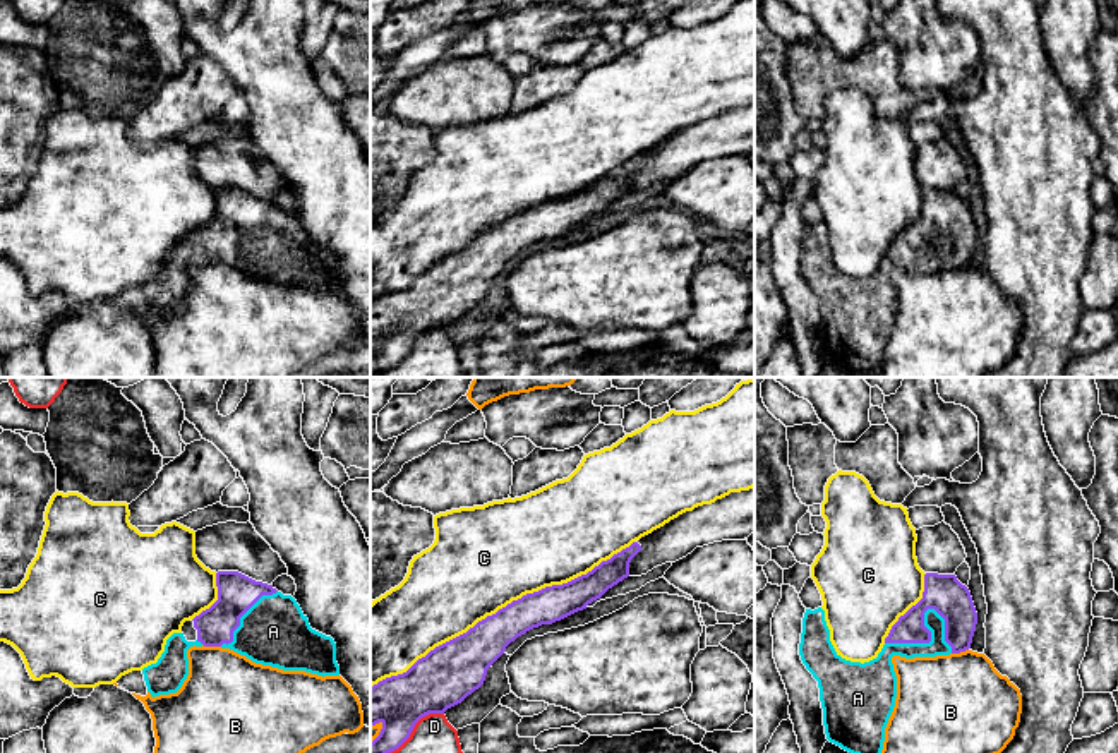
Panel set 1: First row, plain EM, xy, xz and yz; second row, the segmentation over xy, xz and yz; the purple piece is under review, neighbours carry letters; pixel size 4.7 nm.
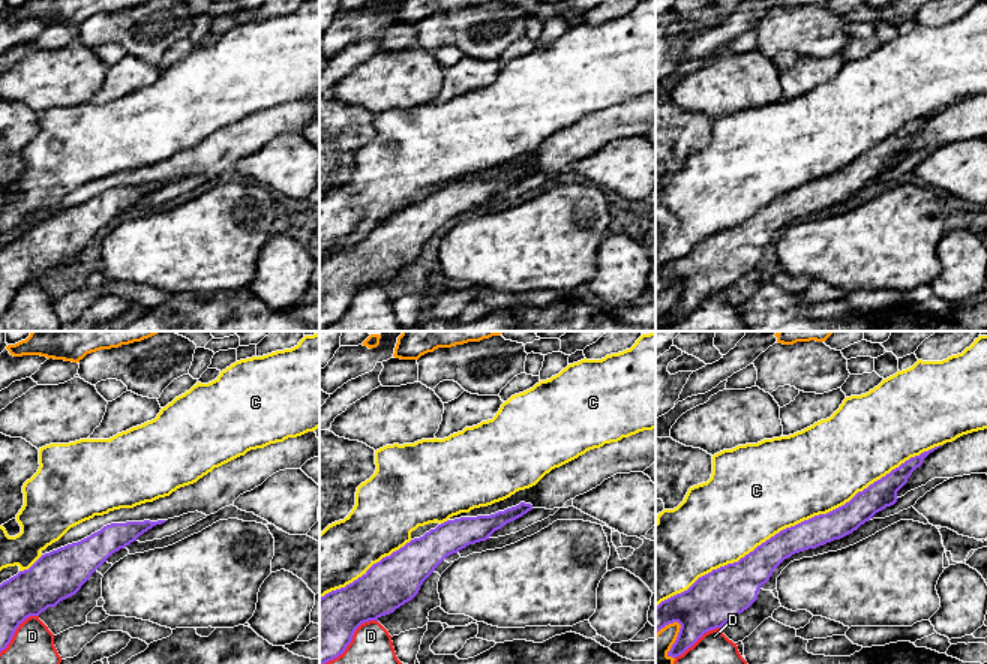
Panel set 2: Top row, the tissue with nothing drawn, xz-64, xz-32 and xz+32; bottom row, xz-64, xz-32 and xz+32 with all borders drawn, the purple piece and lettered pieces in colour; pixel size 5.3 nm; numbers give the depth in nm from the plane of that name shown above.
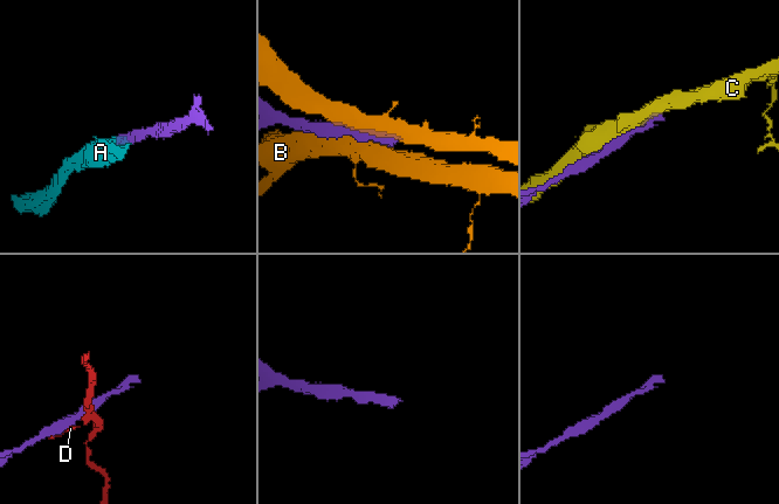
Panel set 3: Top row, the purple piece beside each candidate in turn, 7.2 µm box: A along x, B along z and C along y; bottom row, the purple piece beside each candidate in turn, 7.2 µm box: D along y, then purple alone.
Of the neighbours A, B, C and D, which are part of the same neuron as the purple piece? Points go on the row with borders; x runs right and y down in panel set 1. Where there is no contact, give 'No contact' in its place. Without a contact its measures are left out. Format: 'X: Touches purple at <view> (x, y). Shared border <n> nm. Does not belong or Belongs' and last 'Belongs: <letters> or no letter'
A: Touches purple at yz (923, 623). Shared border 320 nm. Belongs
B: Touches purple at xy (211, 645). Shared border 90 nm. Does not belong
C: Touches purple at xz (503, 608). Shared border 1400 nm. Does not belong
D: Touches purple at xz (414, 726). Shared border 320 nm. Does not belong
Belongs: A

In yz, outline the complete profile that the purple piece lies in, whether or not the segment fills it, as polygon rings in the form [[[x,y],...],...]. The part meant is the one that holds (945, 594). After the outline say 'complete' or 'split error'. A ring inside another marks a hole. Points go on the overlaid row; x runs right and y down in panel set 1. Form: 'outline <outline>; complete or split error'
outline [[[926,573],[923,599],[892,626],[878,657],[861,664],[845,660],[835,652],[825,611],[821,607],[806,609],[799,655],[818,681],[826,739],[849,753],[881,753],[885,727],[897,698],[892,657],[914,659],[965,652],[971,648],[976,624],[977,612],[969,588],[955,575]]]; split error

